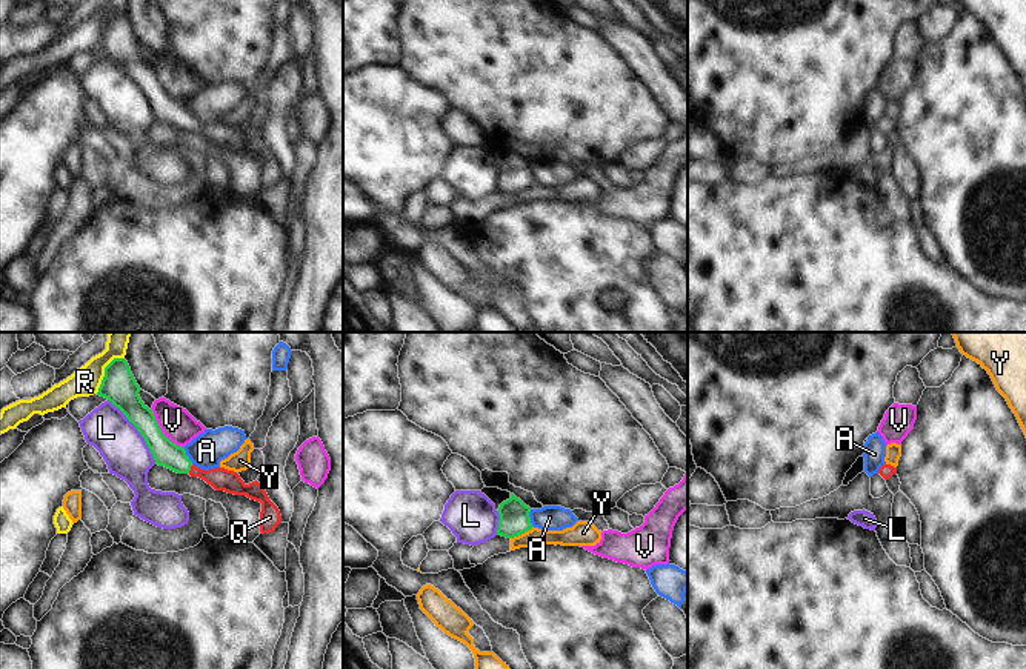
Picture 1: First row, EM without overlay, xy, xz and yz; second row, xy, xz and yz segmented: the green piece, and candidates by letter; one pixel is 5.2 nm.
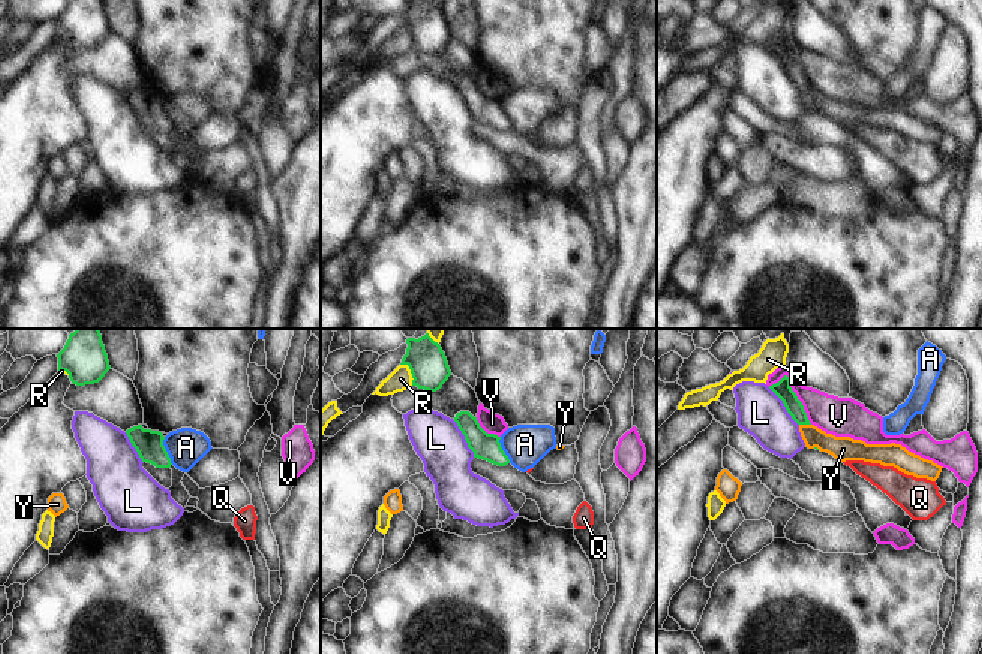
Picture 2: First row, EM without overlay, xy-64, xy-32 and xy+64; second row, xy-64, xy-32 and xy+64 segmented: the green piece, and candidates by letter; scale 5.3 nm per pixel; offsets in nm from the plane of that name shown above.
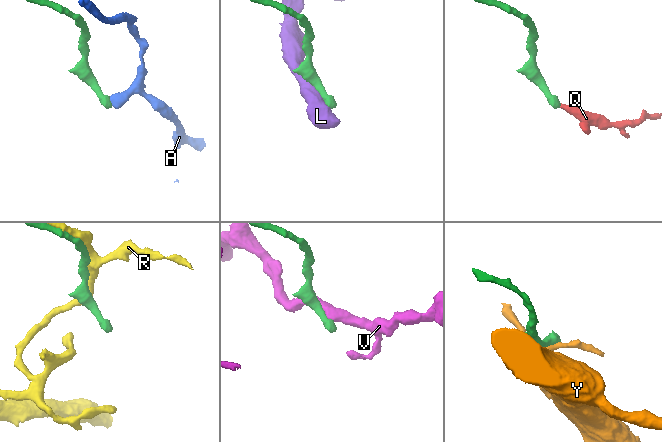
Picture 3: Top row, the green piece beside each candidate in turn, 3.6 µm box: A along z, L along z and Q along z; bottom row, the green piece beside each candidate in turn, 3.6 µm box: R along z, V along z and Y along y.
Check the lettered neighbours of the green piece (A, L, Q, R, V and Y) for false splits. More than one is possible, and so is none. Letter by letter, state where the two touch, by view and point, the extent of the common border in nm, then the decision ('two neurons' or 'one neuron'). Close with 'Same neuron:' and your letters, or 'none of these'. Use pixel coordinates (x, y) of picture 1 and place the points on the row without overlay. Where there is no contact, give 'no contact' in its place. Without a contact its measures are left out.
A: contact xz (529, 174); length 100 nm; two neurons
L: contact xy (137, 85); length 420 nm; two neurons
Q: contact xy (189, 125); length 50 nm; one neuron
R: contact xy (105, 26); length 240 nm; two neurons
V: contact xy (160, 86); length 280 nm; two neurons
Y: contact xz (522, 188); length 140 nm; two neurons
Same neuron: Q

